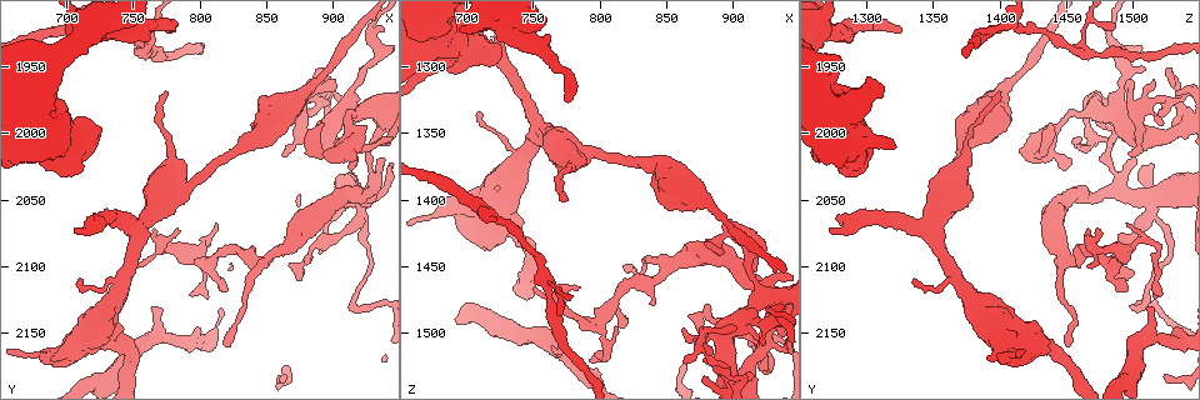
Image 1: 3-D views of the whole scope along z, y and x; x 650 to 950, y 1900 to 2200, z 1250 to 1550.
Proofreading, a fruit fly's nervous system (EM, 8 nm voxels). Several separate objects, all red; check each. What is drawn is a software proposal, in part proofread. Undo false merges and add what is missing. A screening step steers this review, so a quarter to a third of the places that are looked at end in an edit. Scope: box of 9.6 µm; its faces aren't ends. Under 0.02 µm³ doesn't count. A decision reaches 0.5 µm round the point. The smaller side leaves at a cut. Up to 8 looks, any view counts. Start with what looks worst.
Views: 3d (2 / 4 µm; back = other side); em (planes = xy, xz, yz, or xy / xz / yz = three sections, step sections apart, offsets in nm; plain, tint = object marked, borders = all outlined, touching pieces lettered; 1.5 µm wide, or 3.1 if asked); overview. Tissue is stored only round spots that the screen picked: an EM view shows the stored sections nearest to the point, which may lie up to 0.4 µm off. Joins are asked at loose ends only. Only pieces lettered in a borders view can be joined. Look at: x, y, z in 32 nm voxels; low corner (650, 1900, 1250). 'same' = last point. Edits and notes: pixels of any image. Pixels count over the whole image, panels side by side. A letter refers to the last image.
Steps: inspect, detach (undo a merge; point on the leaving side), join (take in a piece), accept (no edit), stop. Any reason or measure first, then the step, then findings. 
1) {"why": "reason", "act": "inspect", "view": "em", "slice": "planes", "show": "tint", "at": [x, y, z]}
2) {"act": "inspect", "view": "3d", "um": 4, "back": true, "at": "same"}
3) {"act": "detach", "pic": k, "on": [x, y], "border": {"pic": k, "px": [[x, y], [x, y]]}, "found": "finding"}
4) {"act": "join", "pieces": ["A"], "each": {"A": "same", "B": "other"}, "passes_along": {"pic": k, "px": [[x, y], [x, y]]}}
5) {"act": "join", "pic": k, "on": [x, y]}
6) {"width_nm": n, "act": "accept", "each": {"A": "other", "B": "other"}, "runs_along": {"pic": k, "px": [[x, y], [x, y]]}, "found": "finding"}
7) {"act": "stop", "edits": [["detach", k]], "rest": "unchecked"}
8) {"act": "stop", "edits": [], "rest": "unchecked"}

{"why": "tapers out", "act": "inspect", "view": "em", "slice": "planes", "show": "tint", "at": [886, 1962, 1514]}

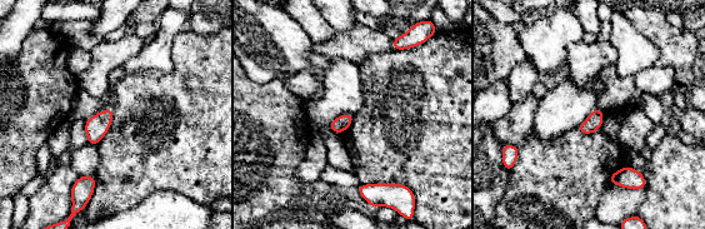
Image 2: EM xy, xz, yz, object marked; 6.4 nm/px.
{"why": "what lies round it", "act": "inspect", "view": "em", "slice": "planes", "show": "borders", "at": "same"}

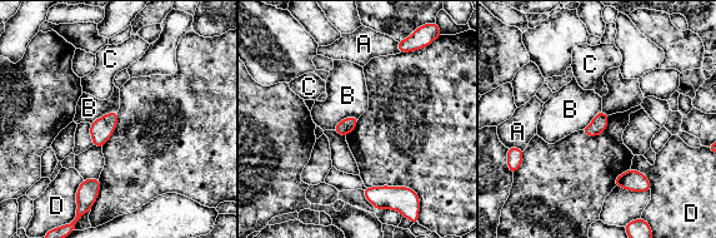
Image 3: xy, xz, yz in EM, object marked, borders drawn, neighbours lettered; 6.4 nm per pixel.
{"width_nm": 100, "act": "accept", "each": {"A": "other", "B": "other", "C": "other", "D": "other"}, "found": "none of them fits"}

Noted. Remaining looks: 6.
{"why": "an open end", "act": "inspect", "view": "em", "slice": "xz", "step": 4, "show": "tint", "at": [876, 2104, 1498]}

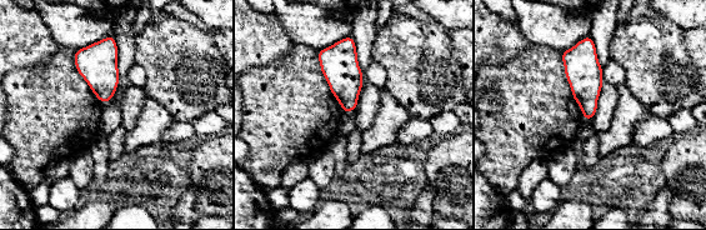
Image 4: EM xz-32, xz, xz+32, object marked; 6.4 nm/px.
{"why": "cut it another way", "act": "inspect", "view": "em", "slice": "yz", "step": 8, "show": "borders", "at": "same"}

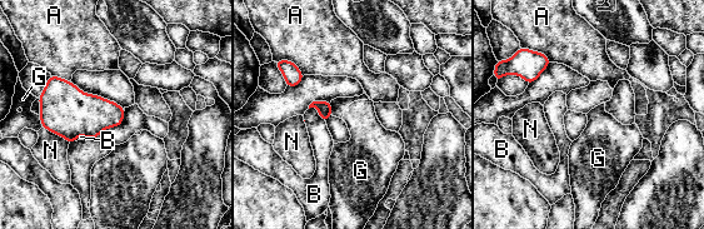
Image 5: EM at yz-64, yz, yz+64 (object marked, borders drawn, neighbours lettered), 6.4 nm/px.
{"act": "accept", "each": {"A": "other", "B": "other", "G": "other", "N": "other"}, "border": {"pic": 5, "px": [[38, 115], [43, 127]]}, "found": "none of them fits"}

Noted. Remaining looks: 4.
{"why": "thin end", "act": "inspect", "view": "3d", "um": 4, "at": [768, 2070, 1472]}

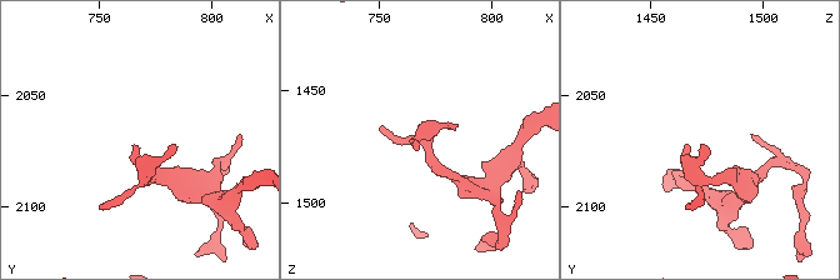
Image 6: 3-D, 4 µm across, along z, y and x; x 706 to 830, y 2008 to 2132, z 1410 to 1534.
{"act": "inspect", "view": "em", "slice": "planes", "show": "borders", "at": [766, 2072, 1474]}

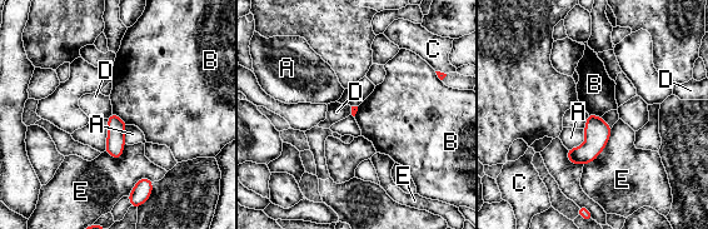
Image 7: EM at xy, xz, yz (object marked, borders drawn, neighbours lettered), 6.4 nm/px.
{"longest_contact_nm": ["E", 320], "act": "accept", "each": {"A": "other", "B": "other", "C": "other", "D": "other", "E": "other"}, "border": {"pic": 7, "px": [[113, 111], [128, 124]]}, "found": "no lettered piece goes on from it"}

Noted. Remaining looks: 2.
{"why": "an open end", "act": "inspect", "view": "3d", "um": 4, "at": [792, 2122, 1522]}

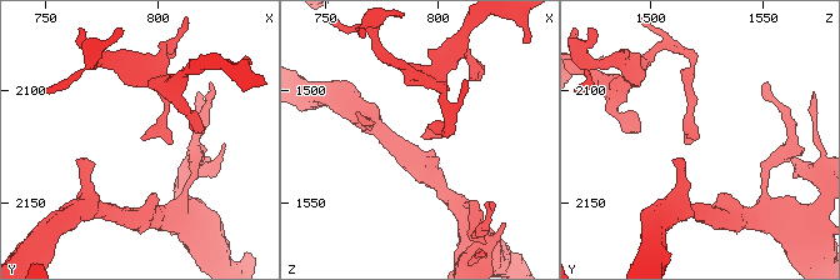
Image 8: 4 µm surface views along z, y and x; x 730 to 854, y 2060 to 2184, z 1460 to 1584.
{"why": "need the tissue", "act": "inspect", "view": "em", "slice": "xz", "step": 8, "show": "borders", "at": [793, 2121, 1520]}

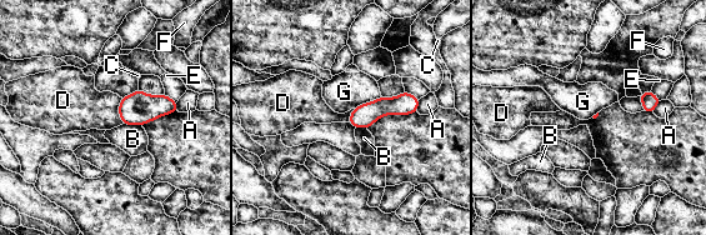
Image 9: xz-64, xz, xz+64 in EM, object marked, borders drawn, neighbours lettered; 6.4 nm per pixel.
{"act": "join", "pieces": ["G"], "each": {"A": "other", "B": "other", "C": "other", "D": "other", "E": "other", "F": "other", "G": "same"}, "found": "the neuron continues"}

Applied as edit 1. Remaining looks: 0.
{"act": "stop", "edits": [["join", 9]], "rest": "unchecked"}

